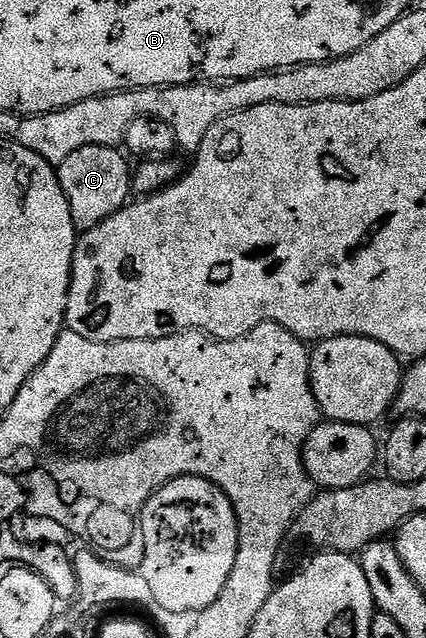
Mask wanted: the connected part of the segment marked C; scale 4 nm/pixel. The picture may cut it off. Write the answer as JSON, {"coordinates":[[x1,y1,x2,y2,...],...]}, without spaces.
{"coordinates":[[81,146,81,150,73,150,73,154,65,158,65,162,58,164,61,190,65,190,65,198,69,198,69,214,73,214,76,233,93,230,98,224,105,222,105,218,126,208,132,199,133,168,132,165,127,165,126,158,119,151,118,147]]}

